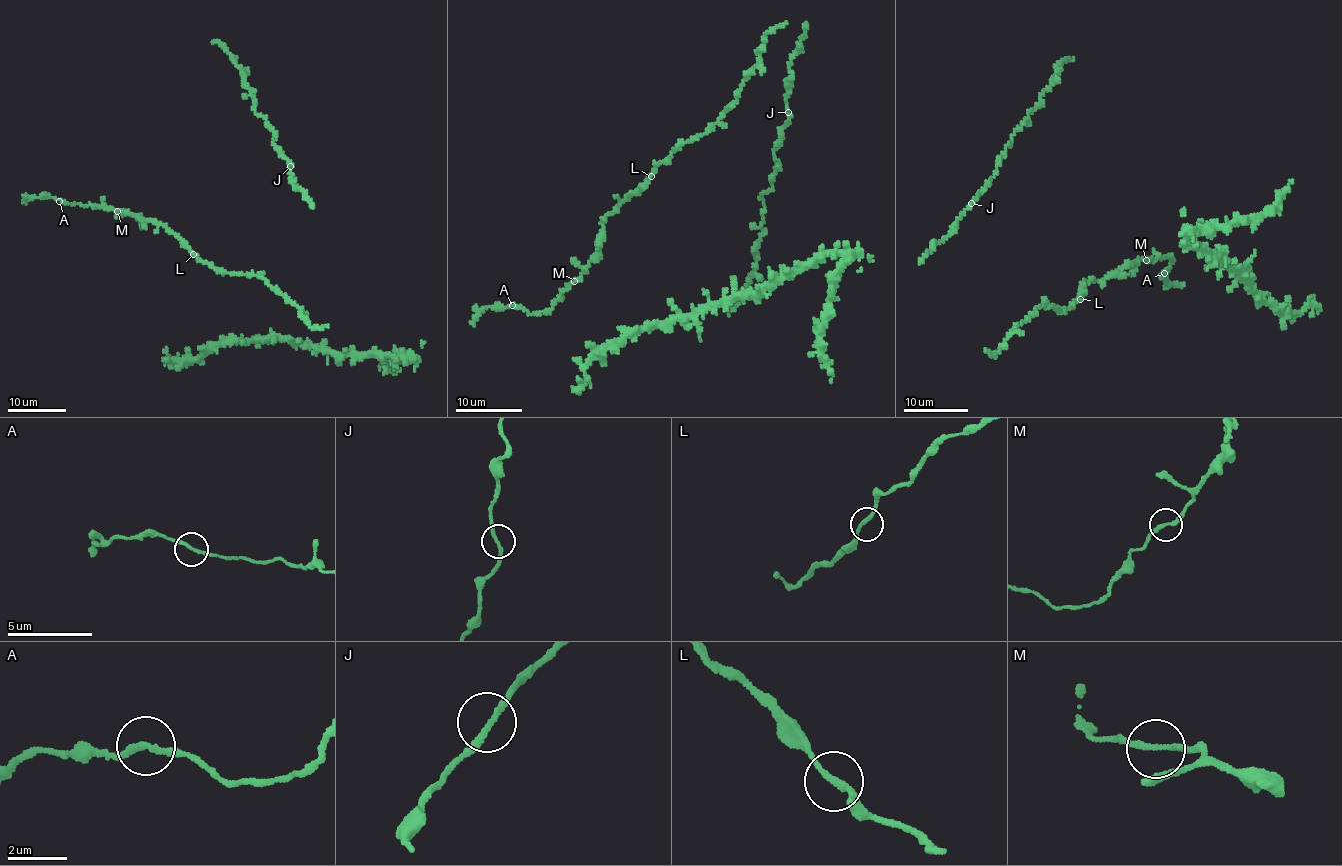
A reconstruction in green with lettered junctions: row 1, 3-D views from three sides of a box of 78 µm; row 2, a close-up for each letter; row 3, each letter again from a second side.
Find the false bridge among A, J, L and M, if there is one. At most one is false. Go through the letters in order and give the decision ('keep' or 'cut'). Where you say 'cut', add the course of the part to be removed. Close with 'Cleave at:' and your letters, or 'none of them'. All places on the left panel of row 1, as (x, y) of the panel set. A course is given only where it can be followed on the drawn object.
A: keep
J: keep
L: keep
M: keep
Cleave at: none of them

